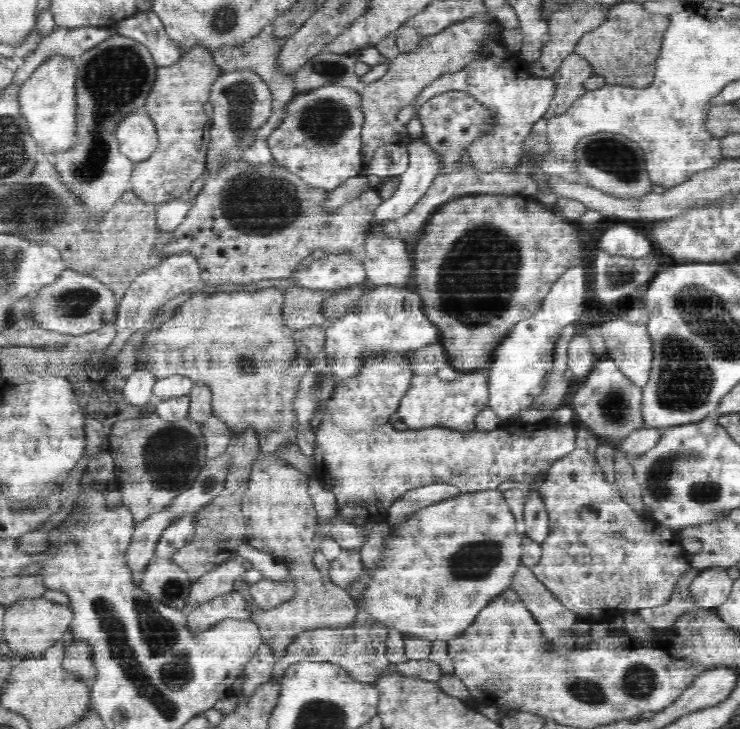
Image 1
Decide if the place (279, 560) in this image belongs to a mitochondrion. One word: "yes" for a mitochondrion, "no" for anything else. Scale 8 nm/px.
no

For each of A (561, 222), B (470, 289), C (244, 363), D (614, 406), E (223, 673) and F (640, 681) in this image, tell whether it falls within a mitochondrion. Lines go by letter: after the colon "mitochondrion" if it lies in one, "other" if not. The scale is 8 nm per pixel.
A: other
B: mitochondrion
C: mitochondrion
D: mitochondrion
E: other
F: mitochondrion

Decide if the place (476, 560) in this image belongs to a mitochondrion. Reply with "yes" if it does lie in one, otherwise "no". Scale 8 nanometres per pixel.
yes

